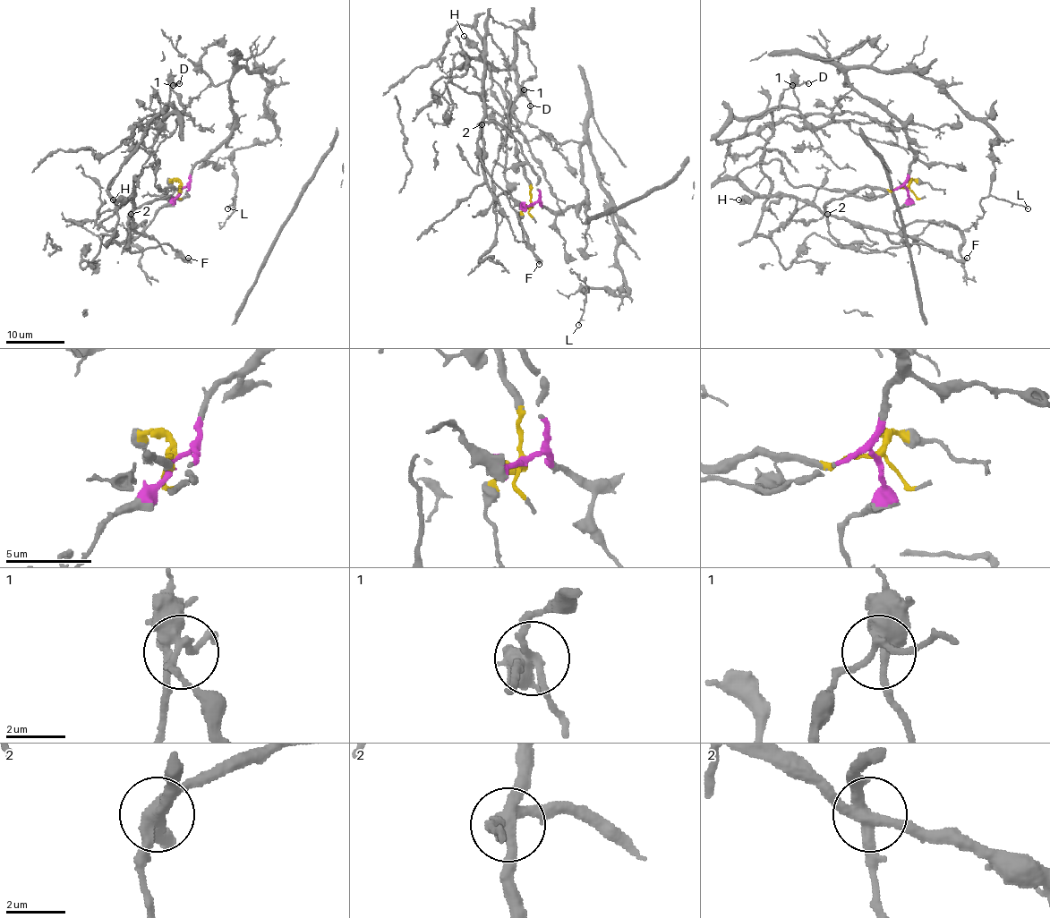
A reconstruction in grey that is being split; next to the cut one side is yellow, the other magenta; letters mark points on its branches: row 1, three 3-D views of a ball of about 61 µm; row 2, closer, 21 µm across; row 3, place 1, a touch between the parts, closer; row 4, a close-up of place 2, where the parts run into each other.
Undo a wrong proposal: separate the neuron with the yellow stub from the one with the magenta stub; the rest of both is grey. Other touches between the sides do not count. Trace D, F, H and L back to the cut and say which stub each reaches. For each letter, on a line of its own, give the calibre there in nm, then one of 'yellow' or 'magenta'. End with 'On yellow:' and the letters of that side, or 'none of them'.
D: calibre 200 nm; yellow
F: calibre 460 nm; magenta
H: calibre 240 nm; yellow
L: calibre 100 nm; magenta
On yellow: D, H

